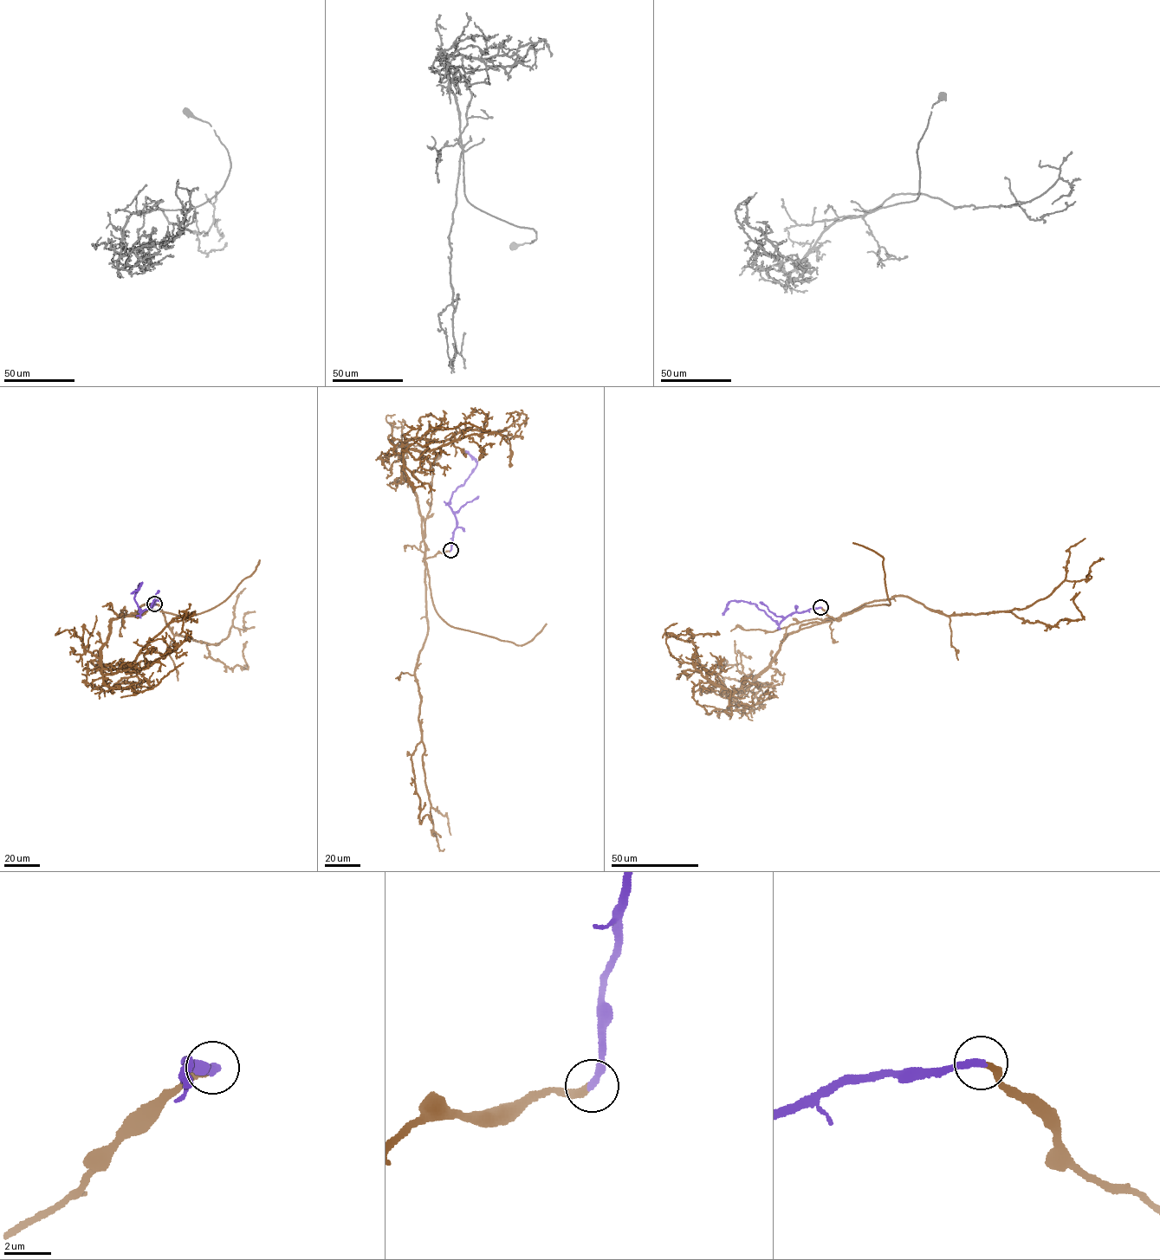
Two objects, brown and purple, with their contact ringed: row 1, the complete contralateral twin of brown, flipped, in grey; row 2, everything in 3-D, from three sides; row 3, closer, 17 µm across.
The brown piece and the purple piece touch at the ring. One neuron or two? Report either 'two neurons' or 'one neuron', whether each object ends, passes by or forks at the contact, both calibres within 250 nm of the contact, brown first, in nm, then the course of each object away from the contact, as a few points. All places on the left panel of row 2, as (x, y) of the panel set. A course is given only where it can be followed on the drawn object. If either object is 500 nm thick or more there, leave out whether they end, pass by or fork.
one neuron; brown ends; purple ends; calibres 280 and 340 nm; course brown (154, 604), (134, 617), (159, 605), (174, 634), (217, 645), (254, 611); course purple (154, 604), (139, 612), (134, 597), (142, 582), (131, 593)

